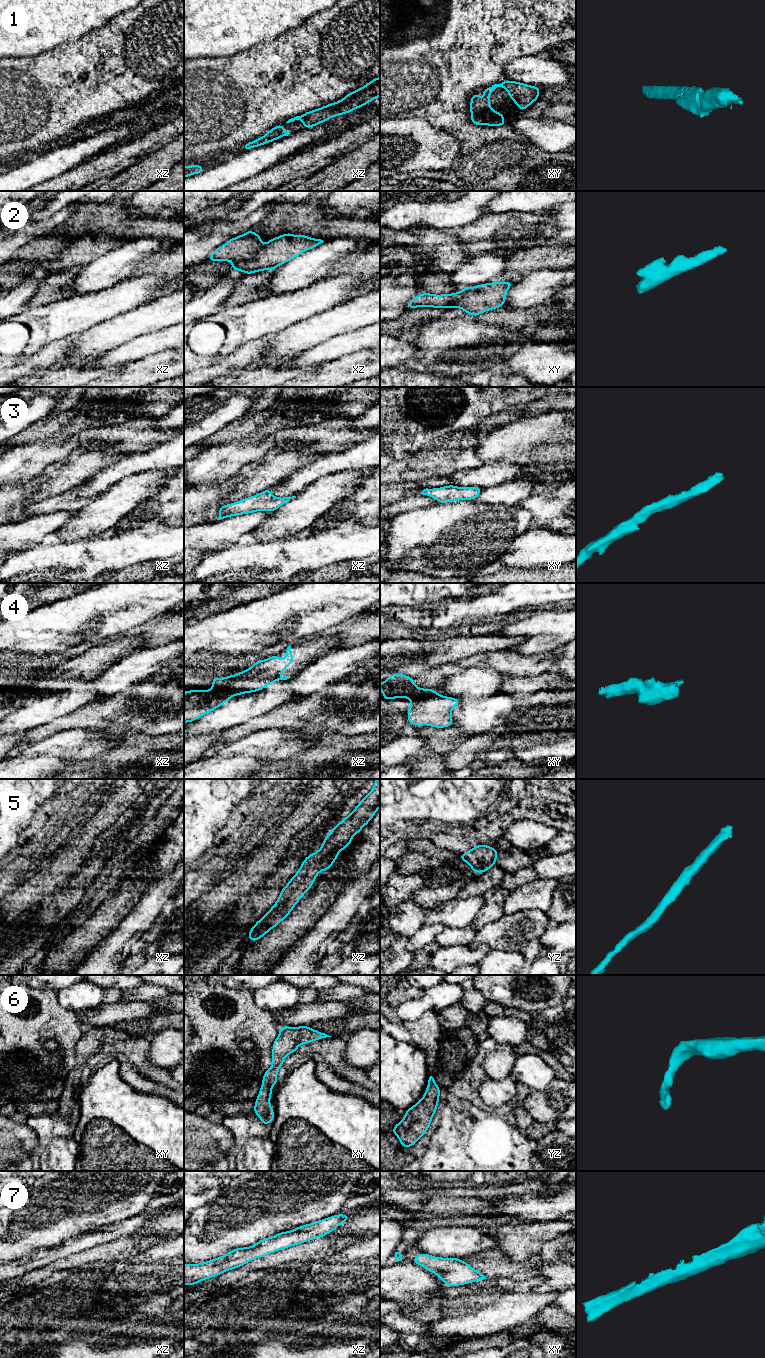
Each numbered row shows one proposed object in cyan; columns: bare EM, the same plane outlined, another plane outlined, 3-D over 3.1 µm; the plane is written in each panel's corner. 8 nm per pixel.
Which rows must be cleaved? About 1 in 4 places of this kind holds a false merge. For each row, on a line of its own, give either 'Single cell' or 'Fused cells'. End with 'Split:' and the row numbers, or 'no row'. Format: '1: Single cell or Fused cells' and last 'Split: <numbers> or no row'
1: Single cell
2: Single cell
3: Single cell
4: Fused cells
5: Single cell
6: Single cell
7: Single cell
Split: 4

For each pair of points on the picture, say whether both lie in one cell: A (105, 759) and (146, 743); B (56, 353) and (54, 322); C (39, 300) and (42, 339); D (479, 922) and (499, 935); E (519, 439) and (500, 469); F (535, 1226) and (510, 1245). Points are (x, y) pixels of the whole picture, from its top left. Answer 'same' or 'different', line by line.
A: same
B: different
C: different
D: different
E: different
F: same

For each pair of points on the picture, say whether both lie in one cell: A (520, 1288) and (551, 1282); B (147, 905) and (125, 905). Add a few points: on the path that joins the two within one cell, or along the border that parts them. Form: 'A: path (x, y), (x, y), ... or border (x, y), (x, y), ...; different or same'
A: border (538, 1275), (537, 1291), (558, 1292); different
B: border (137, 897), (134, 906), (119, 923); different

